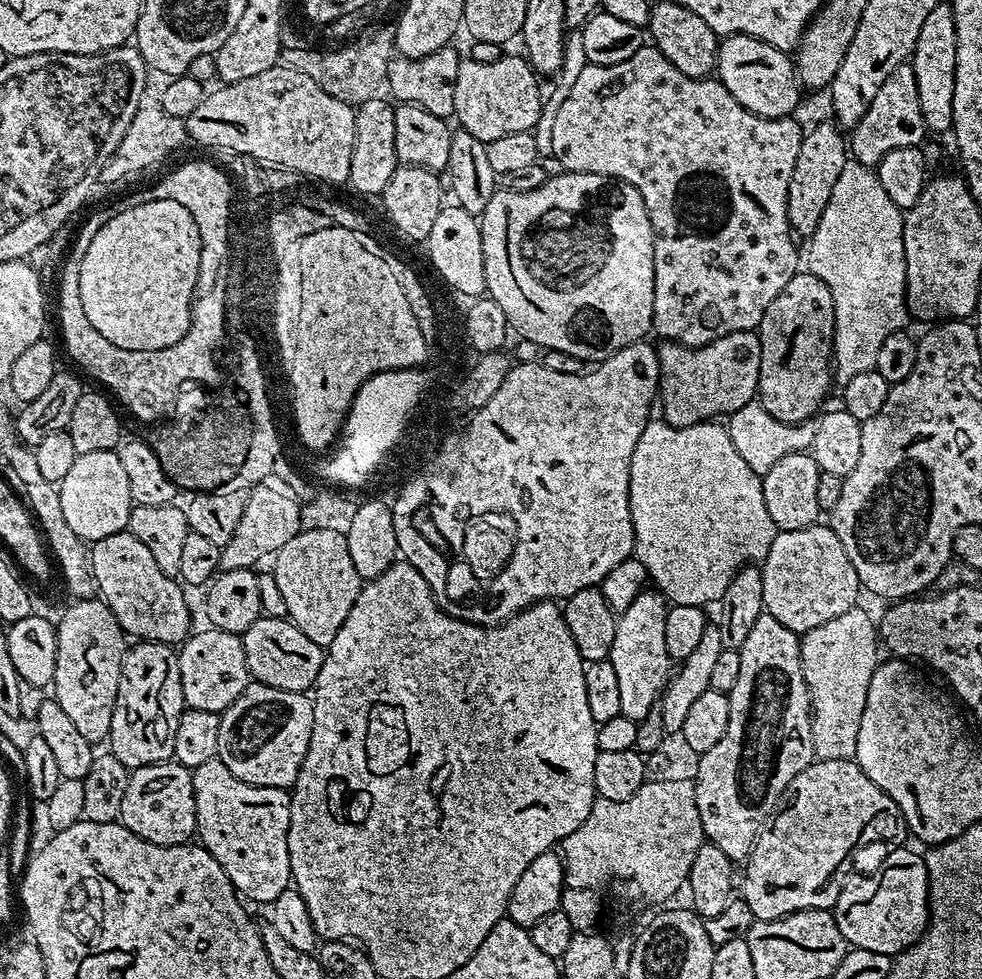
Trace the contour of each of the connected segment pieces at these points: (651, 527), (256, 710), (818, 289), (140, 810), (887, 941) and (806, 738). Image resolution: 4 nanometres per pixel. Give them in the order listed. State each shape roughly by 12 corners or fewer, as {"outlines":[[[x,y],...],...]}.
{"outlines":[[[650,422],[631,551],[673,605],[777,538],[719,427]],[[249,683],[223,713],[219,759],[234,778],[295,789],[315,703]],[[792,276],[762,310],[756,395],[801,415],[817,395],[828,299]],[[175,758],[131,769],[118,820],[154,844],[198,832],[196,777]],[[900,852],[843,881],[852,948],[893,958],[934,916],[929,857]],[[762,617],[691,777],[740,858],[813,759],[797,633]]]}

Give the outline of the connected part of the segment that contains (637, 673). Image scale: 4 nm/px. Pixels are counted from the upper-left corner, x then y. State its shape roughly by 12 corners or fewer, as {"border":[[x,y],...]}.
{"border":[[650,599],[619,617],[610,659],[620,715],[653,711],[666,680],[665,613]]}

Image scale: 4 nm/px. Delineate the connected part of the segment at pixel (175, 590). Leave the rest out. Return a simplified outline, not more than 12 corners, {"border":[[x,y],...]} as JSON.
{"border":[[130,530],[95,541],[95,595],[125,641],[183,649],[190,589]]}

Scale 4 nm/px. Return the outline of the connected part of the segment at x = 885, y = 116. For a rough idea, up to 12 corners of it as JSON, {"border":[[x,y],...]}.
{"border":[[903,71],[886,74],[852,117],[844,159],[875,173],[917,143],[918,104]]}

